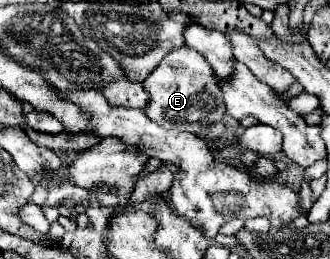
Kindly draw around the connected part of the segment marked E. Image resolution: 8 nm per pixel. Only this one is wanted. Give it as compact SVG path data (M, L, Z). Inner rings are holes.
M189 47L173 49L147 77L143 87L149 93L149 103L143 109L145 115L167 129L193 131L193 125L199 127L215 123L225 115L225 105L221 105L221 89L215 81L213 69L201 57L201 53Z

